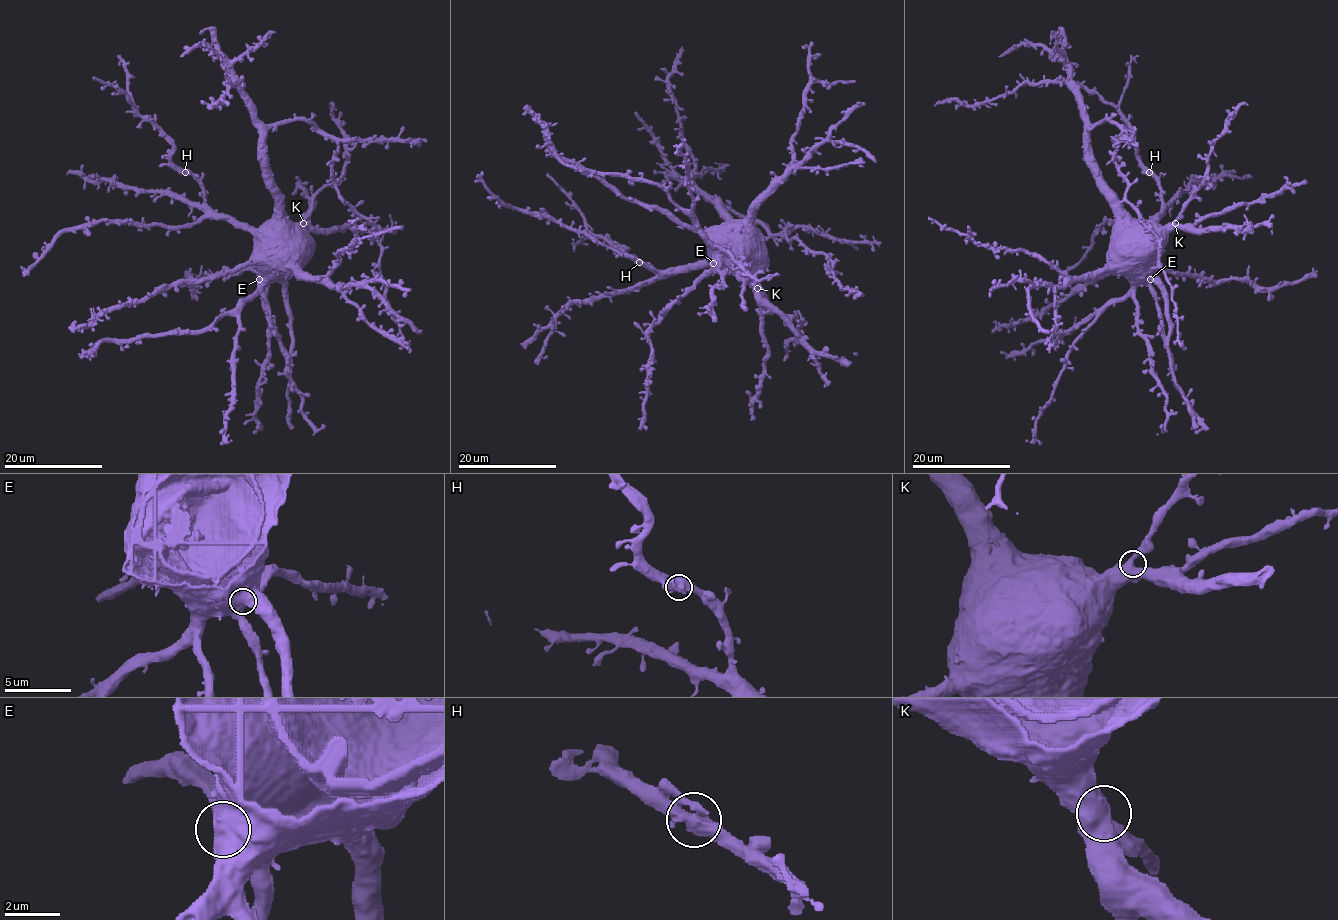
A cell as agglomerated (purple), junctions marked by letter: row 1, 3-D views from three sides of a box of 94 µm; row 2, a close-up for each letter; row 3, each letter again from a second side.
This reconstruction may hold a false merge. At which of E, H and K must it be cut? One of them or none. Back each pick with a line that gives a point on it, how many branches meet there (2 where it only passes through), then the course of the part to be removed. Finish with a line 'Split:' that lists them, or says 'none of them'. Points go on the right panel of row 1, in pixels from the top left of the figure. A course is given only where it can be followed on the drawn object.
Split: none of them

